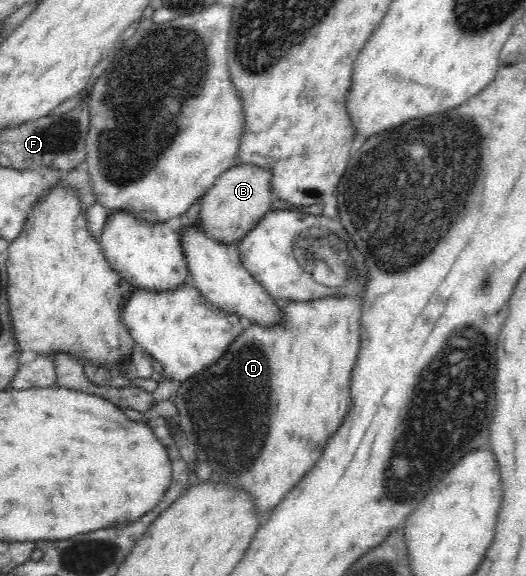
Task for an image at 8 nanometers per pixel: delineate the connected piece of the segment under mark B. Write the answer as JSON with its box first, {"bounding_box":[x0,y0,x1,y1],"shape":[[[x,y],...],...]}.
{"bounding_box":[199,161,274,244],"shape":[[[239,161],[217,176],[215,183],[204,192],[199,212],[199,222],[206,229],[206,233],[224,243],[236,244],[271,209],[274,199],[272,178],[274,173],[270,169]]]}

